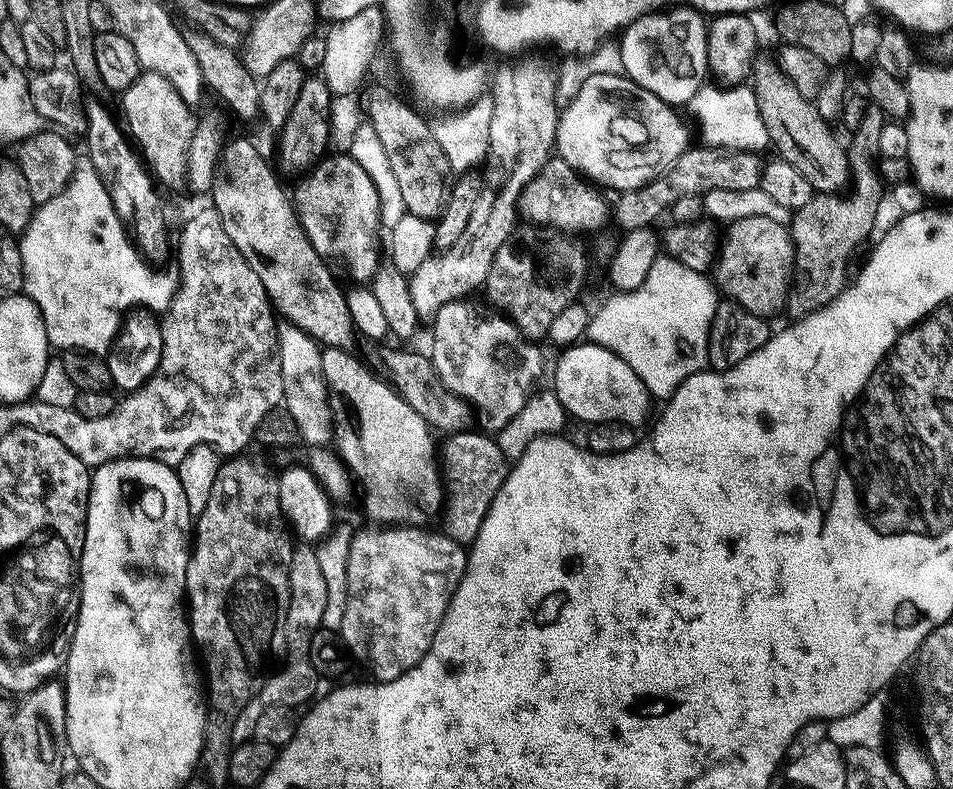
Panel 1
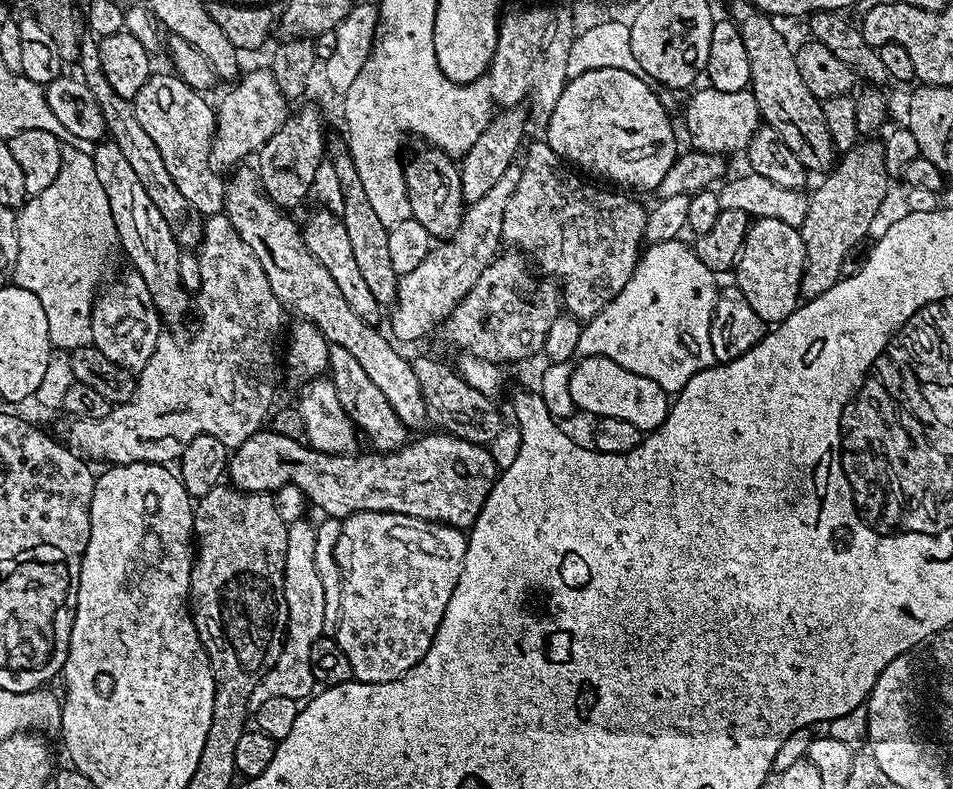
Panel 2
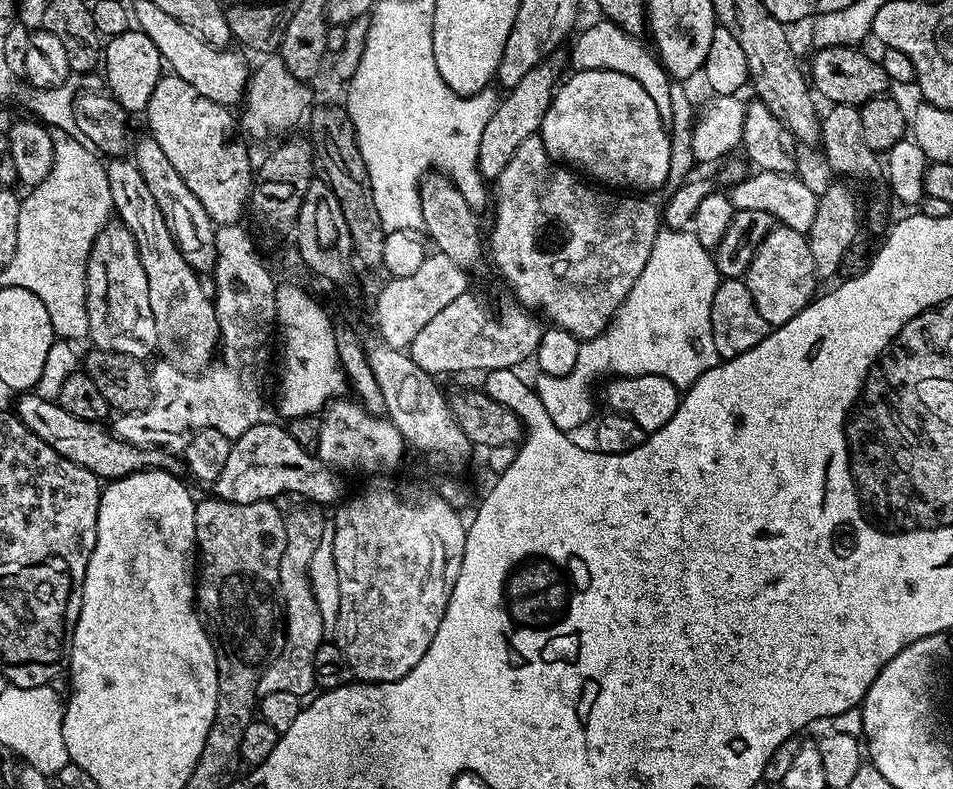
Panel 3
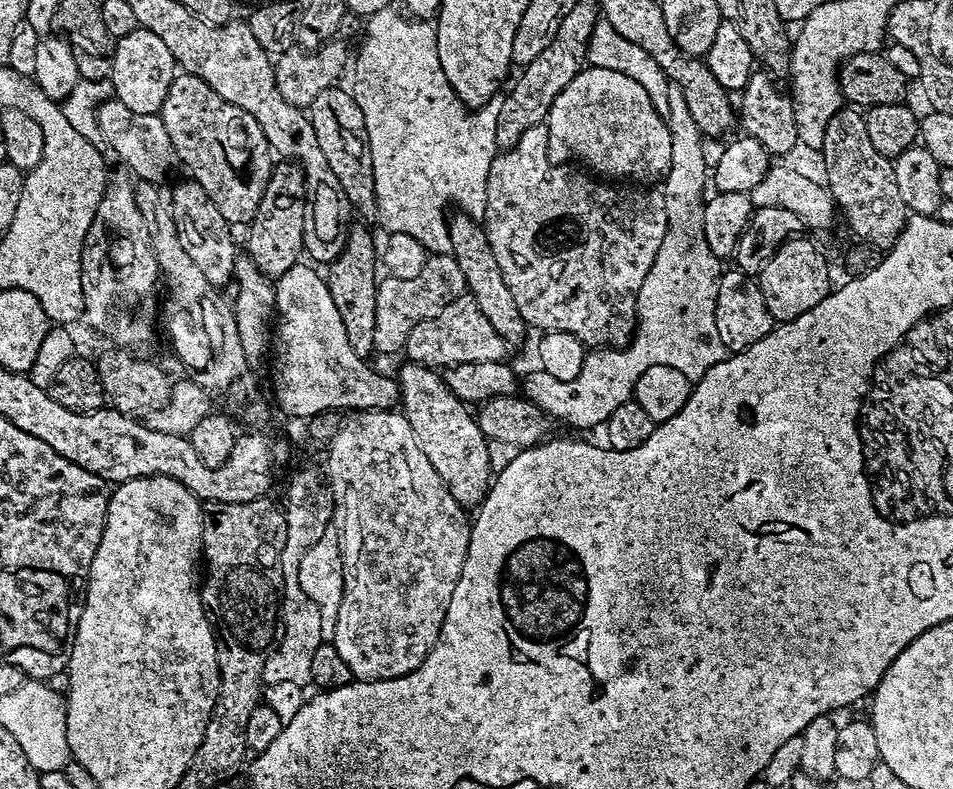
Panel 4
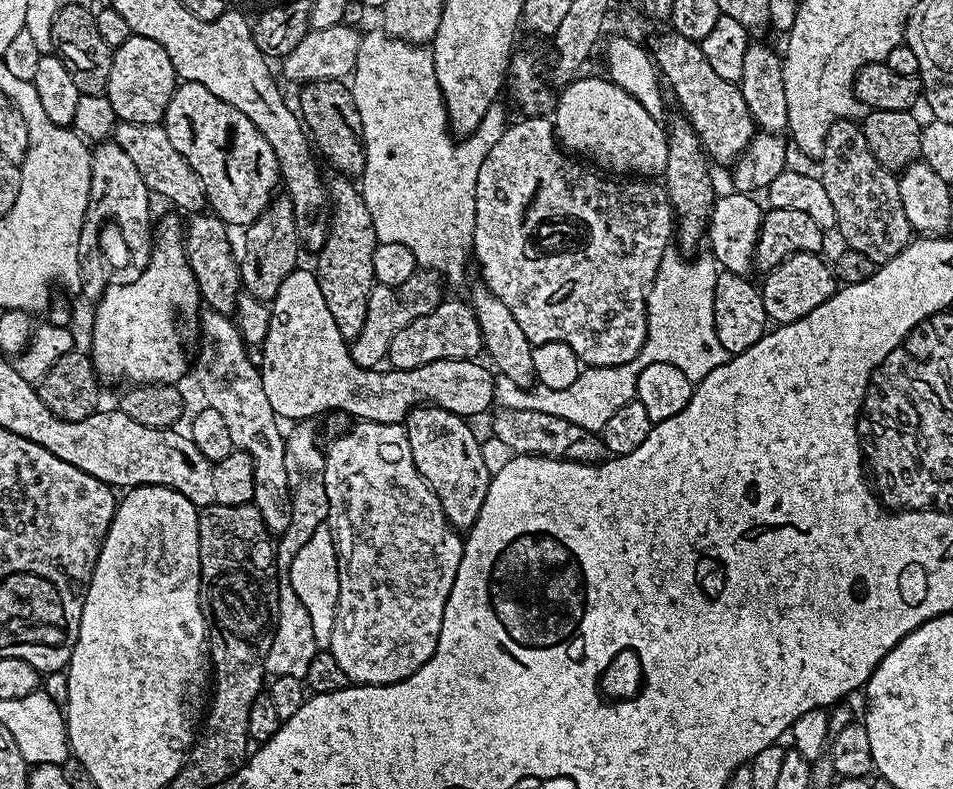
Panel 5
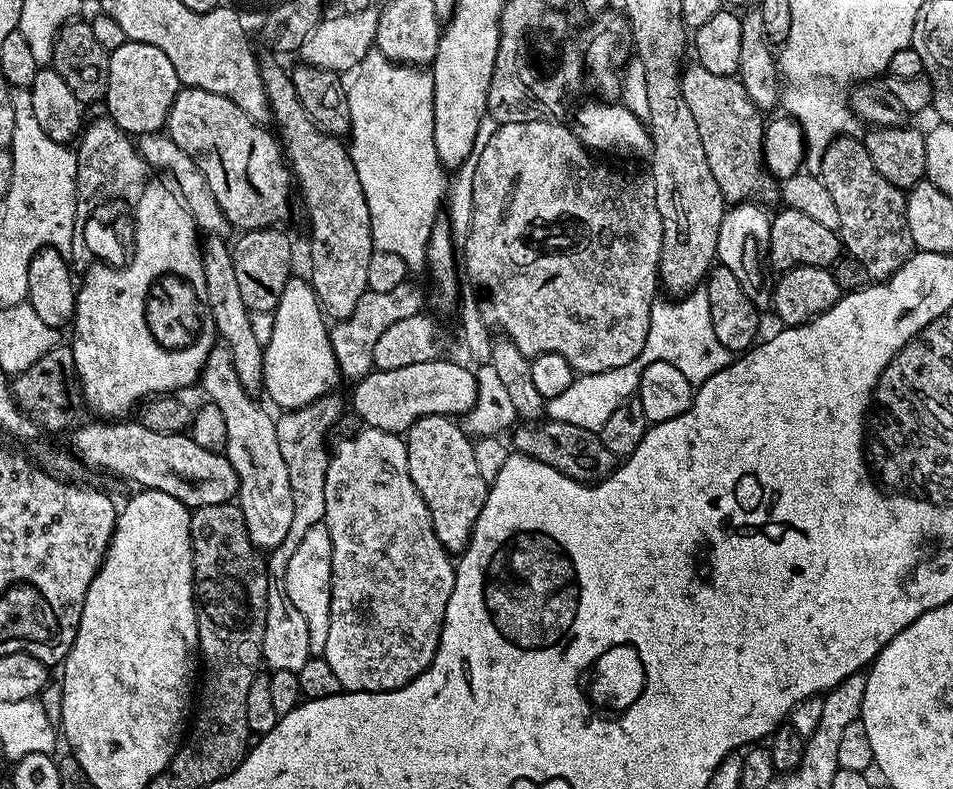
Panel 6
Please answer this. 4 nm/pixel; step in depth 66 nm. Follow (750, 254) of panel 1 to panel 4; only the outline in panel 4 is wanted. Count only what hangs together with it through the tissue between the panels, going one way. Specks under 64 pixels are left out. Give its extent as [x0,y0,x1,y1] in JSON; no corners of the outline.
[758,239,834,322]

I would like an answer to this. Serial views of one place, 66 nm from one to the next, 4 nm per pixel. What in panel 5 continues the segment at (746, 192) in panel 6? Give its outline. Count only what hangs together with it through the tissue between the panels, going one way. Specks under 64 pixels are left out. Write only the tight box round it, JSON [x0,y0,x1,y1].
[646,30,758,165]

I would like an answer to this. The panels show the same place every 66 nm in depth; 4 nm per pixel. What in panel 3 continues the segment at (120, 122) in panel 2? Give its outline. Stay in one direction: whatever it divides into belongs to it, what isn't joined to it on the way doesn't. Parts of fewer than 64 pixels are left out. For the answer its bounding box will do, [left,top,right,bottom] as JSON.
[134,134,217,274]

